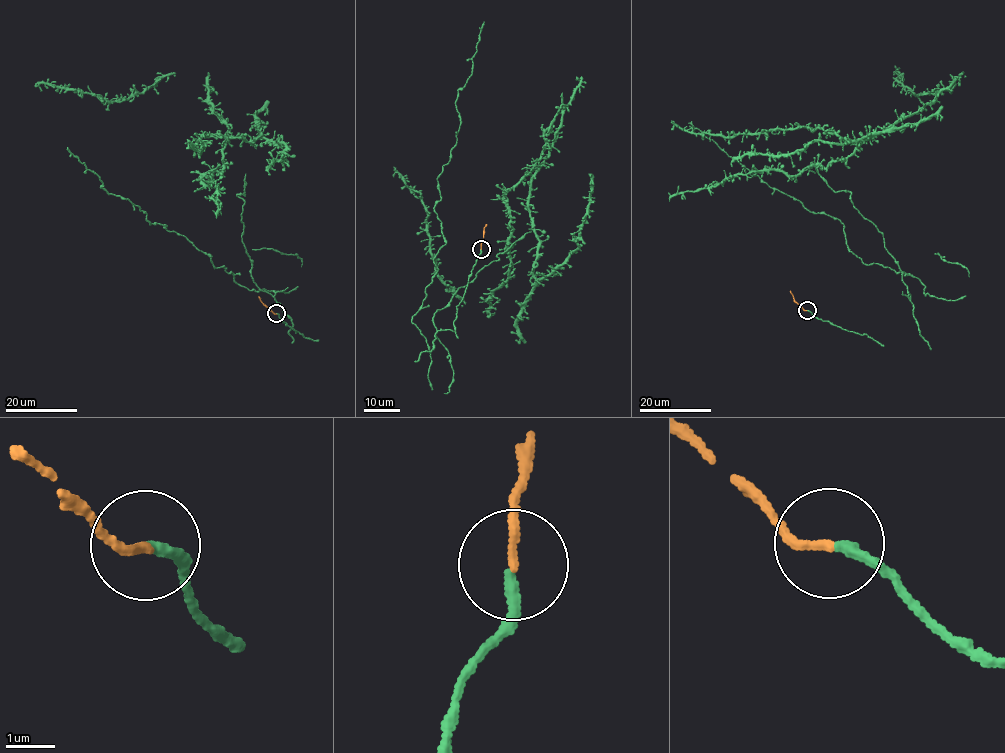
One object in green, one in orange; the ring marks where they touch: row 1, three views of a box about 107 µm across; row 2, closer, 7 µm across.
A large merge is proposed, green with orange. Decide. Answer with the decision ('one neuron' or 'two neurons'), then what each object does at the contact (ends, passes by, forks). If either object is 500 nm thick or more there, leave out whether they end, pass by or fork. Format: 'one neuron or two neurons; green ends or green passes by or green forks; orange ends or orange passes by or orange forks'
one neuron; green ends; orange ends

